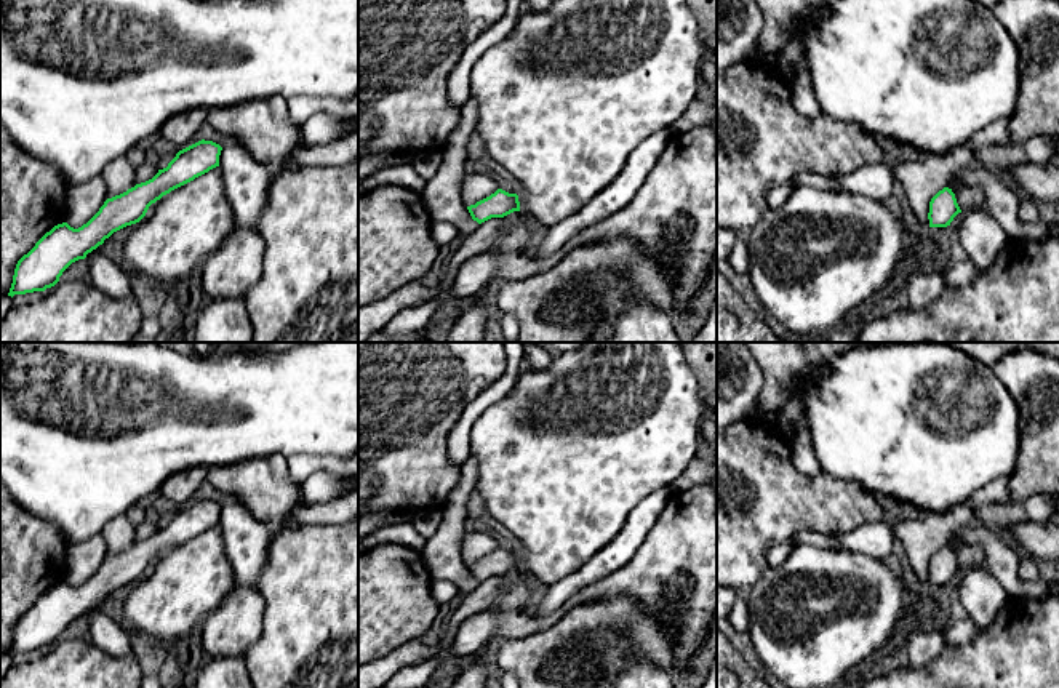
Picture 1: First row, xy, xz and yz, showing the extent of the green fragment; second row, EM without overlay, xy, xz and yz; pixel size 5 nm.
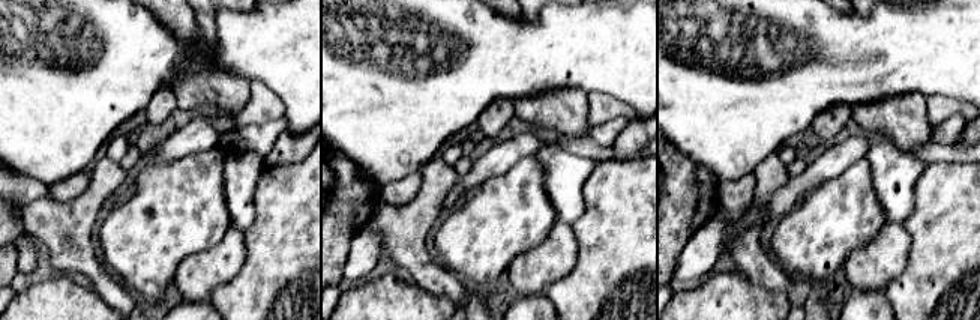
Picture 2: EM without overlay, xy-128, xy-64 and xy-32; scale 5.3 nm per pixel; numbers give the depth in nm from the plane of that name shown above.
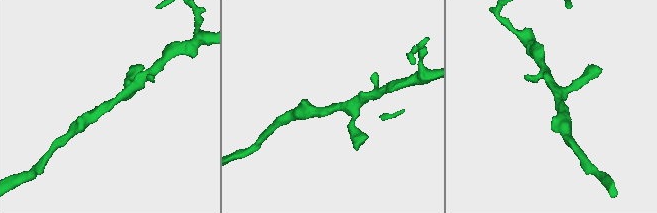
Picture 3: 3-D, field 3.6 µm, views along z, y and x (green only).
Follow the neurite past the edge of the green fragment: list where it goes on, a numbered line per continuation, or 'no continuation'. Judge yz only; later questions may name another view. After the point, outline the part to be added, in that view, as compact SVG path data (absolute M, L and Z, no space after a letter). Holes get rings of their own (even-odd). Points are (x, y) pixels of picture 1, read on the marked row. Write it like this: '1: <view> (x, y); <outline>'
no continuation

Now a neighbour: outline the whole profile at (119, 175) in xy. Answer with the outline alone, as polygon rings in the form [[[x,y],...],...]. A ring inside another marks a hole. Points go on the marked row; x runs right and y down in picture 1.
[[[125,157],[112,160],[102,171],[107,184],[107,198],[120,195],[136,186],[134,181],[136,166]]]

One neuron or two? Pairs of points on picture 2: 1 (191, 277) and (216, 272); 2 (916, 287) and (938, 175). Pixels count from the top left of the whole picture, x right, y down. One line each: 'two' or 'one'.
1: one
2: one

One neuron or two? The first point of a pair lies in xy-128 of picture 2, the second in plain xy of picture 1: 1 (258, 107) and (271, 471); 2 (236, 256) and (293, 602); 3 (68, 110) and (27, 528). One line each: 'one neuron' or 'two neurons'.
1: two neurons
2: two neurons
3: two neurons

